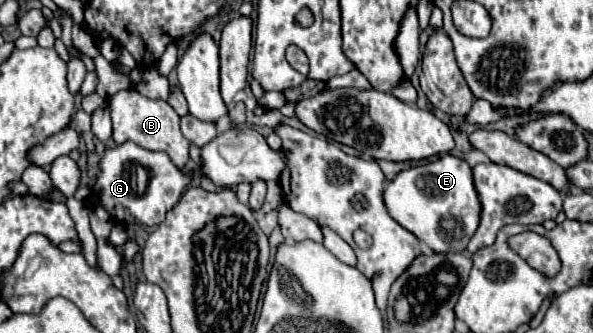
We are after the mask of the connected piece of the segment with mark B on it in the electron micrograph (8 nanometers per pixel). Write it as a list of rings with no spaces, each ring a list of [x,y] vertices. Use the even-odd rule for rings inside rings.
[[[121,90],[115,96],[107,100],[111,108],[111,118],[113,118],[113,140],[115,144],[123,144],[125,140],[135,142],[141,148],[149,150],[163,150],[169,154],[173,164],[177,168],[185,168],[189,162],[189,142],[181,134],[179,128],[179,116],[177,112],[163,100],[149,100],[141,96],[137,90]]]

